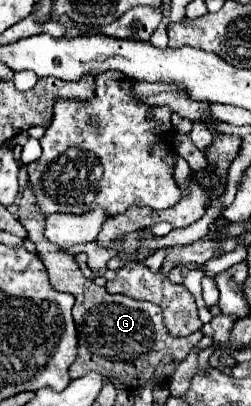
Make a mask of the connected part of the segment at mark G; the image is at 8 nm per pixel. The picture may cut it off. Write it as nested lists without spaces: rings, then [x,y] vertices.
[[[27,186],[19,202],[19,222],[27,228],[27,240],[31,240],[37,246],[37,254],[41,256],[49,272],[51,286],[59,292],[69,292],[75,296],[73,318],[79,334],[79,350],[75,362],[69,368],[71,378],[83,376],[89,370],[95,370],[103,376],[107,372],[113,372],[117,374],[125,388],[139,388],[145,382],[153,380],[153,372],[161,368],[165,362],[171,360],[181,362],[187,356],[187,352],[203,338],[201,332],[193,332],[185,338],[173,336],[165,328],[163,312],[157,304],[139,302],[123,294],[109,294],[103,286],[97,286],[93,280],[85,278],[73,256],[65,254],[61,248],[45,240],[43,236],[45,214],[37,210],[31,186]]]

